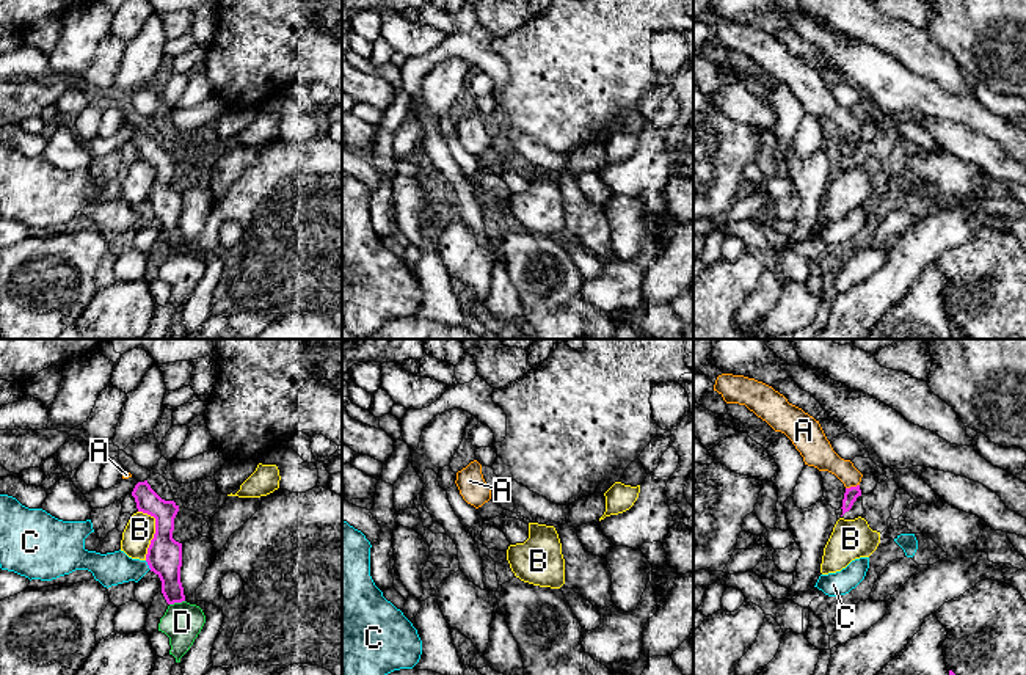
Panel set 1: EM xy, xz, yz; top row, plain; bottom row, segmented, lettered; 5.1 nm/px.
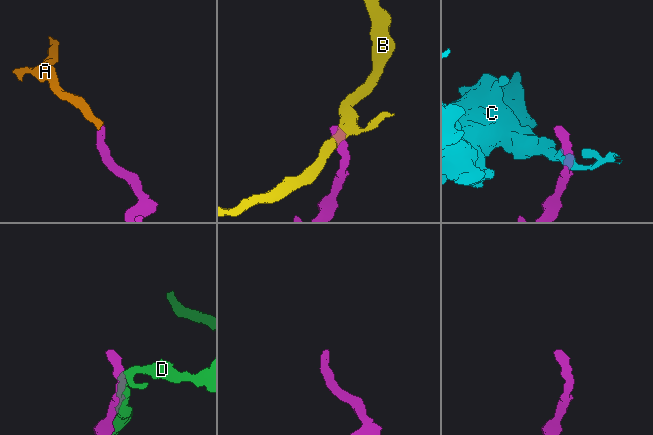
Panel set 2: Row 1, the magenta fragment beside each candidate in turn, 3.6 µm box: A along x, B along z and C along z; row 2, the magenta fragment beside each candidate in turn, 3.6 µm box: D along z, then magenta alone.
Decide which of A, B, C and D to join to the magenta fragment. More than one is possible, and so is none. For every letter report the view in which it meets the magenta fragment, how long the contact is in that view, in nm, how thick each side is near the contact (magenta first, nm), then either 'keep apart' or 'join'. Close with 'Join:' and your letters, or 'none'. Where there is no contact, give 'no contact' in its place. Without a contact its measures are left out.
A: meets magenta in yz; contact 80 nm long; 70 nm thick on the magenta side, 150 nm on the other; join
B: meets magenta in xy; contact 260 nm long; 180 nm thick on the magenta side, 150 nm on the other; keep apart
C: meets magenta in xy; contact 60 nm long; 180 nm thick on the magenta side, 170 nm on the other; keep apart
D: meets magenta in xy; contact 80 nm long; 180 nm thick on the magenta side, 200 nm on the other; keep apart
Join: A

